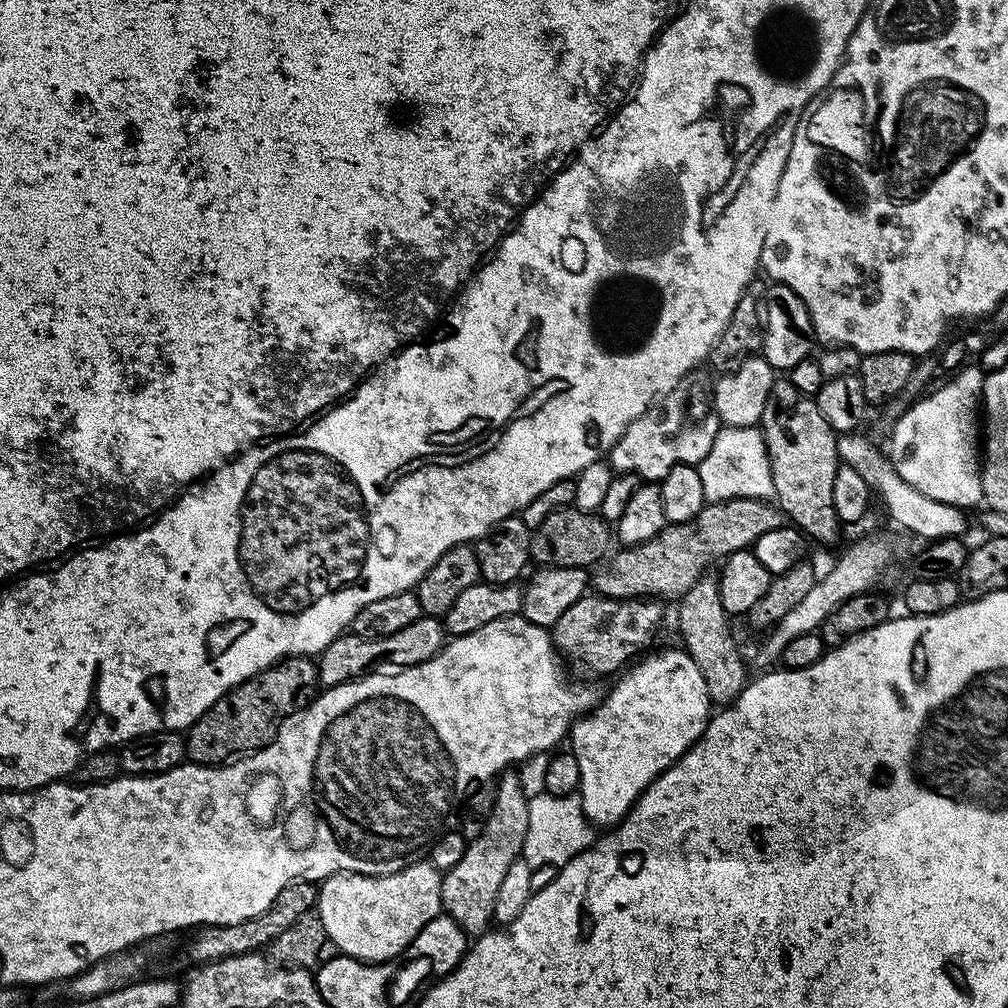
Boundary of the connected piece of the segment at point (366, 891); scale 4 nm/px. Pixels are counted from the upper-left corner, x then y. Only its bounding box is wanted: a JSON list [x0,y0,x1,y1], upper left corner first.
[314,862,442,966]

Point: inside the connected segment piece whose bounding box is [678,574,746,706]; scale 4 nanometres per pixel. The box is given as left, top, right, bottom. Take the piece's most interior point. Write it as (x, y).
(703, 622)

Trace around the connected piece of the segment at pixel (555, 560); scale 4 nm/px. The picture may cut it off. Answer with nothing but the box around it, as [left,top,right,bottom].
[530,506,613,570]

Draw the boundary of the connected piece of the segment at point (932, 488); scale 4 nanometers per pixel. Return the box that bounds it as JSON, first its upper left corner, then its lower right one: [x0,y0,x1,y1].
[894,366,985,510]

